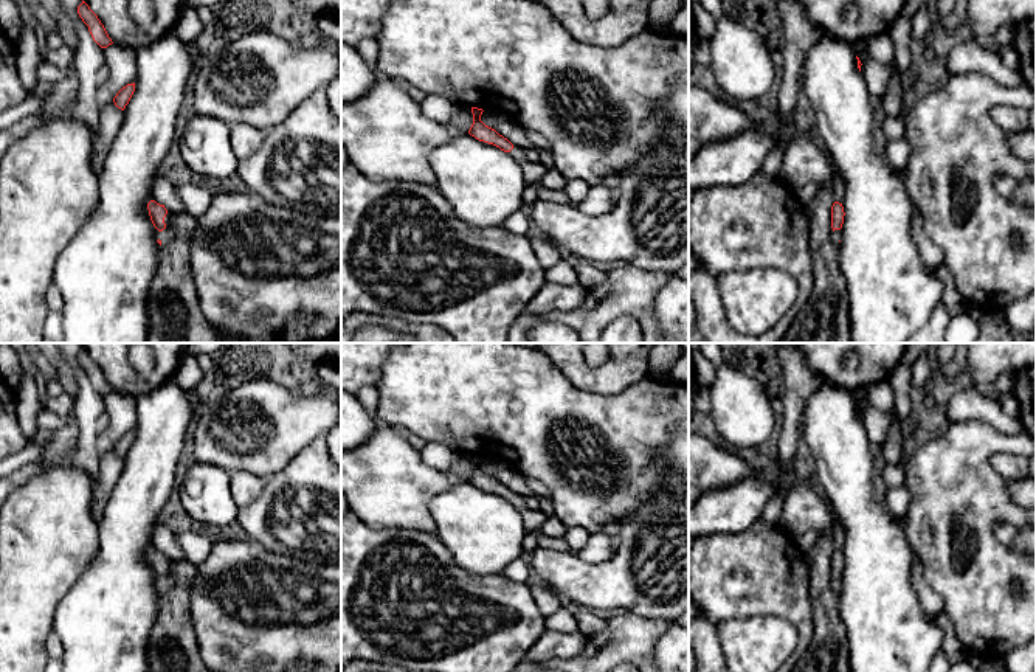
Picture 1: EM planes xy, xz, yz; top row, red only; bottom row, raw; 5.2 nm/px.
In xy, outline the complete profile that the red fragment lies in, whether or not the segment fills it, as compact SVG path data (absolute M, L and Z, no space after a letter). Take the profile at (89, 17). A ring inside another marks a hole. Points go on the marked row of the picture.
M82 0L82 3L78 6L78 14L82 19L82 22L88 26L88 31L93 37L93 40L101 47L107 48L112 45L112 39L109 37L104 25L98 19L98 16L90 9L90 6Z

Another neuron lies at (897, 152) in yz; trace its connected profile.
M904 140L900 141L889 141L886 147L889 165L898 171L903 172L906 169L907 160L909 160L909 146Z

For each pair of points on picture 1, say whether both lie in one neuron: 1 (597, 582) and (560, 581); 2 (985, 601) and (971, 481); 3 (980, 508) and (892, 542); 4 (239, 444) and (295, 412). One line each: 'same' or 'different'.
1: same
2: same
3: different
4: same

